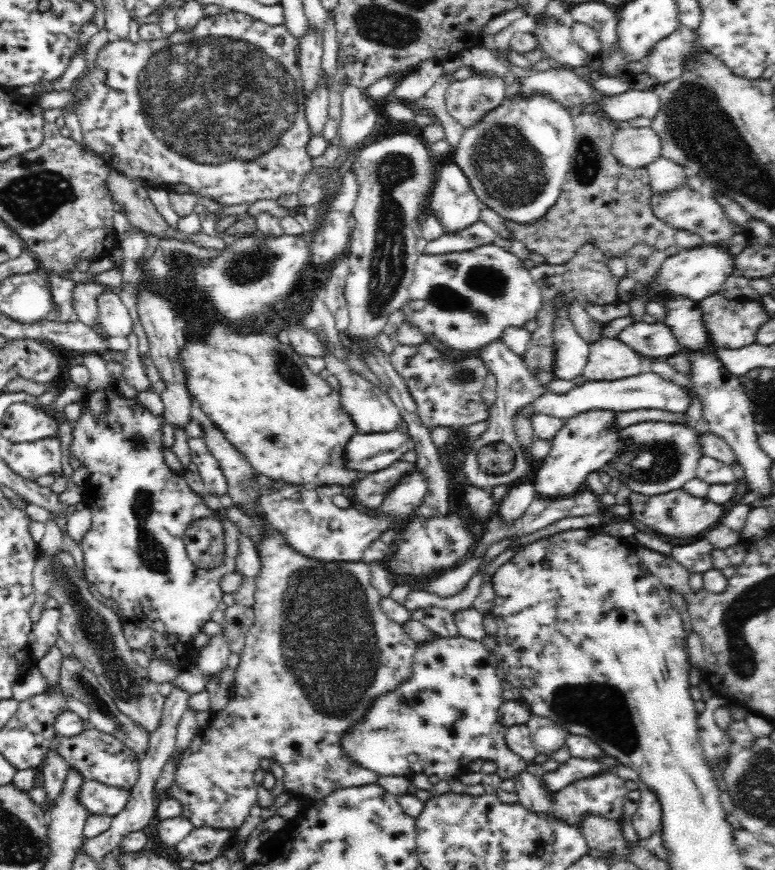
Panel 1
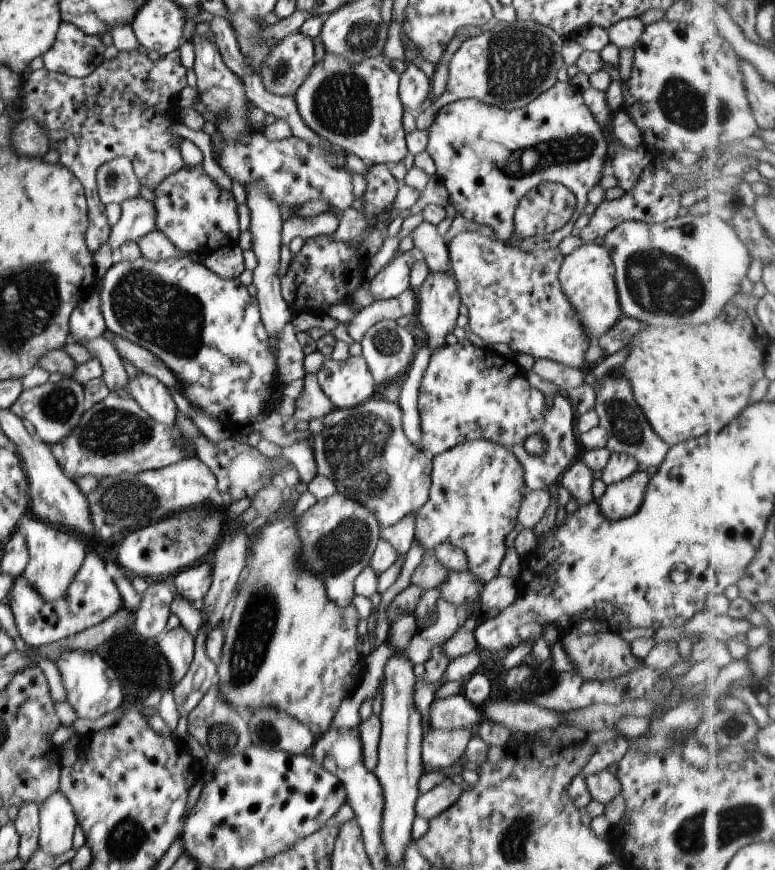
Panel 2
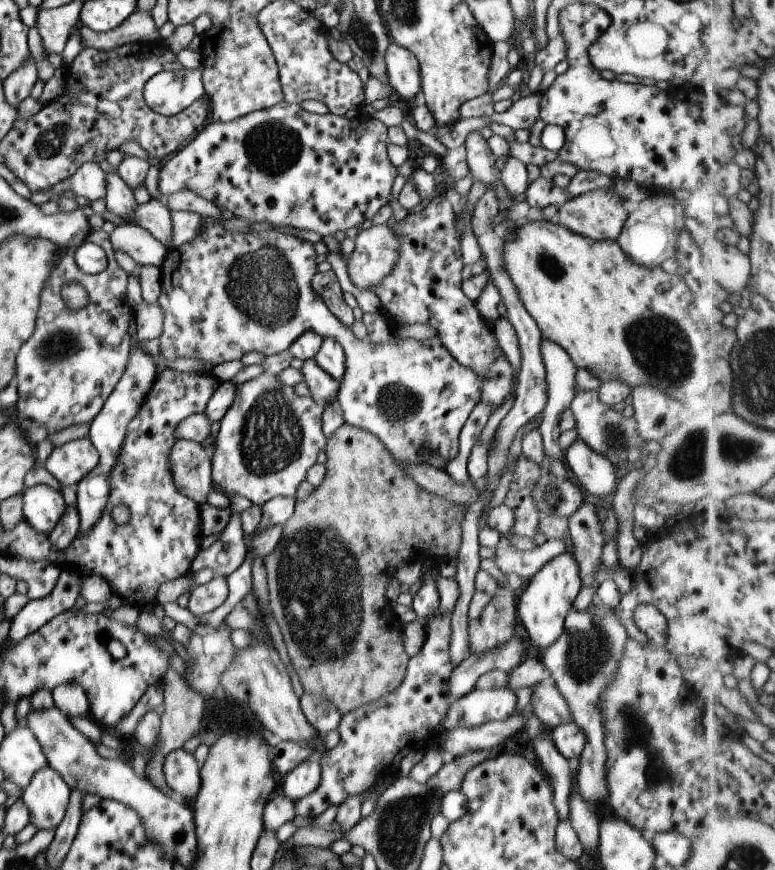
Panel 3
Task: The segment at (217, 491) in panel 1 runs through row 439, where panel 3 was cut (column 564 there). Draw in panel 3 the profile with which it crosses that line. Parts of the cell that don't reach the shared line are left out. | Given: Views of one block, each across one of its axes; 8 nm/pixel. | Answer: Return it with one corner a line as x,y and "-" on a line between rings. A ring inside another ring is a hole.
538,177
533,180
525,189
525,199
531,208
539,208
546,206
563,206
572,197
567,194
566,188
555,186
552,180

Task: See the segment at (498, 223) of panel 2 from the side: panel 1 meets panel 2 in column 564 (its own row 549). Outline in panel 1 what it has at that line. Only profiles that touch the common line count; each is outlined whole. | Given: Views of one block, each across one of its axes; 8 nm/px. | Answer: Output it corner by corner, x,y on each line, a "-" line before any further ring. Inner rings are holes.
108,386
102,390
94,390
88,392
88,396
85,398
84,405
82,406
82,414
70,423
72,439
69,445
70,456
78,458
82,467
86,467
89,472
89,478
86,480
85,486
85,499
83,506
88,506
91,509
91,527
90,530
84,535
82,542
80,543
84,555
84,570
88,580
96,584
96,588
102,593
102,596
106,598
112,598
116,600
122,609
121,617
124,621
124,634
126,635
129,647
134,650
142,650
146,652
148,656
154,658
154,656
163,656
164,658
173,659
173,662
178,664
178,659
181,656
188,655
188,653
194,649
190,639
194,634
202,632
202,626
210,620
210,614
218,608
218,602
222,600
222,594
224,591
220,588
220,578
226,573
235,572
236,564
234,558
238,554
238,532
239,528
229,518
225,518
223,512
211,509
205,503
205,499
202,499
198,494
194,493
189,487
184,477
176,475
172,472
172,469
168,468
164,458
164,446
162,445
162,427
164,425
163,416
154,416
148,408
145,408
138,398
126,398
119,394
118,389
115,386
-
138,439
140,444
134,444
133,442
-
214,517
220,521
222,525
222,533
224,533
224,545
225,551
222,554
222,564
216,568
200,568
196,566
189,557
186,551
185,532
188,525
192,521
200,520
201,518

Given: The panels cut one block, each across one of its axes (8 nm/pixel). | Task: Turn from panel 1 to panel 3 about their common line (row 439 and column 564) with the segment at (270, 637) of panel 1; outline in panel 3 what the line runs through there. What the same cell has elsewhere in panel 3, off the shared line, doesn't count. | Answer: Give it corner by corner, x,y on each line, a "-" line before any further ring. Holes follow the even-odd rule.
612,187
605,190
593,190
585,192
581,196
572,197
557,210
555,222
563,228
567,228
573,234
579,234
594,241
616,240
623,228
628,213
623,208
623,199
618,196

